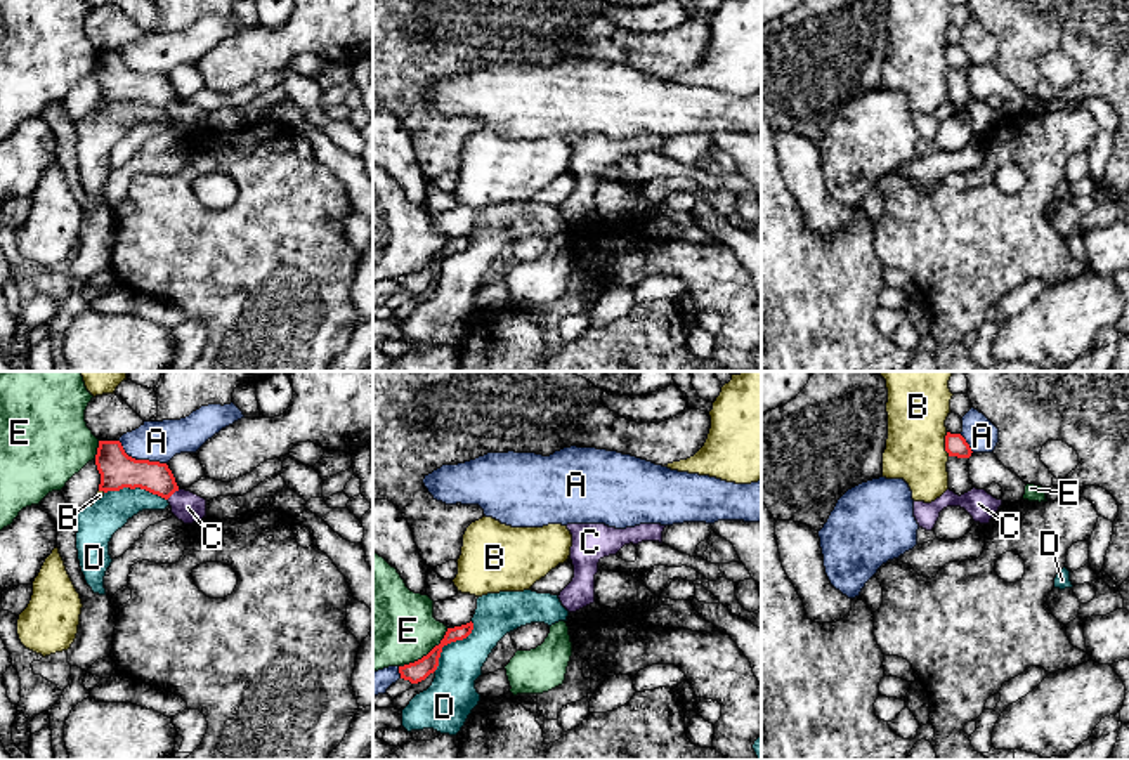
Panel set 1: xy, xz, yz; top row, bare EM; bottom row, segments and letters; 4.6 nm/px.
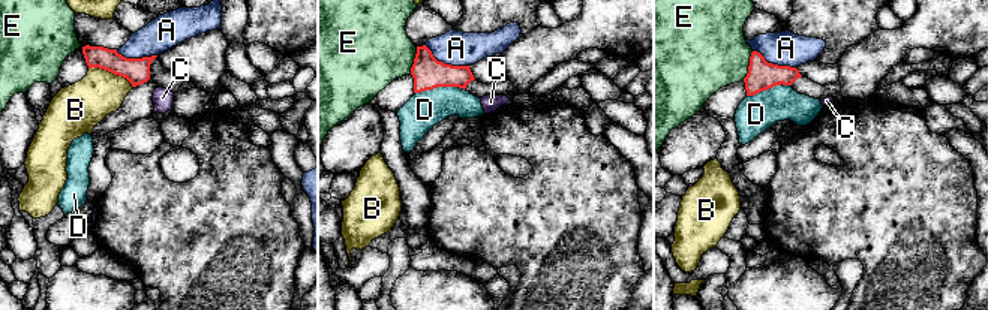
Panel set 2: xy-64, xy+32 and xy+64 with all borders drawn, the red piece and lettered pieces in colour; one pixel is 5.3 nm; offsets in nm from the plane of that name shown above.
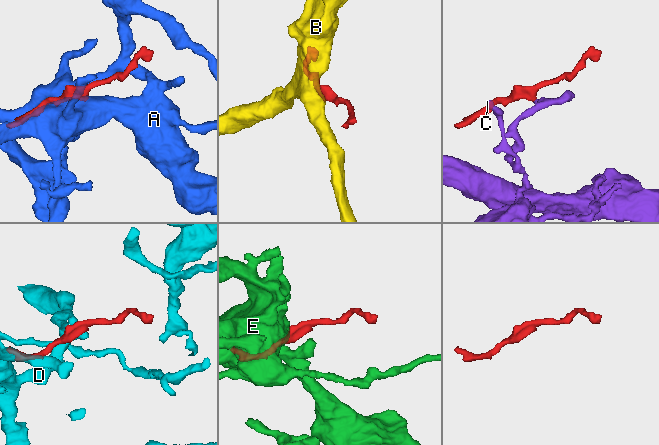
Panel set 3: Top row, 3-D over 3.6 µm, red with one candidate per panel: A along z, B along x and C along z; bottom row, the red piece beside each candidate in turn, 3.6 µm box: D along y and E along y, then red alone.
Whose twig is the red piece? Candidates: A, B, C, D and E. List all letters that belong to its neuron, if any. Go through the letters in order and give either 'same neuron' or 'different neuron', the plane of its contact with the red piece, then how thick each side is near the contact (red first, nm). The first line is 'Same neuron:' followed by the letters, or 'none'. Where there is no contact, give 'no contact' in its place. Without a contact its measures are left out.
Same neuron: C
A: different neuron; meets red in xy; 170 nm thick on the red side, 190 nm on the other
B: different neuron; meets red in yz; 100 nm thick on the red side, 280 nm on the other
C: same neuron; meets red in xy; 150 nm thick on the red side, 140 nm on the other
D: different neuron; meets red in xy; 170 nm thick on the red side, 170 nm on the other
E: different neuron; meets red in xz; 100 nm thick on the red side, 400 nm on the other

